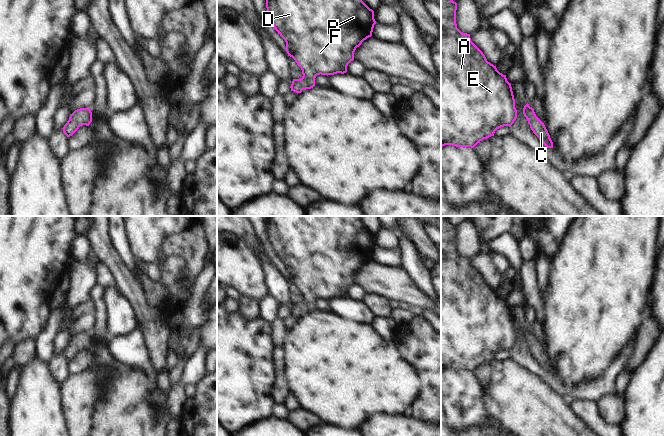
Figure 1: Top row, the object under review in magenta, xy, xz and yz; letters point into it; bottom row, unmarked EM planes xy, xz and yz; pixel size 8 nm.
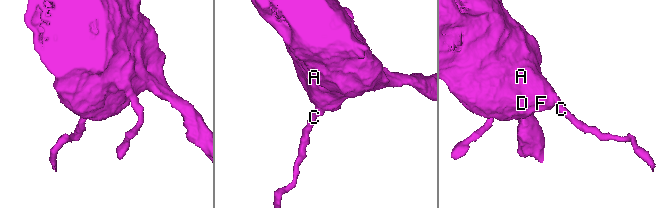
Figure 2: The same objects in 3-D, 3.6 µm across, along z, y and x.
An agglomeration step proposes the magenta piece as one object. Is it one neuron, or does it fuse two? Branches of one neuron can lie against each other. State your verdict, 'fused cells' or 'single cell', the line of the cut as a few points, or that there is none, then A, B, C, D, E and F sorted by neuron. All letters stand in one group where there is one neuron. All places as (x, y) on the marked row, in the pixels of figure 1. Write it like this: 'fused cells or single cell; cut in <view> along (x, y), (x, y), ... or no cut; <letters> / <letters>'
single cell; no cut; A B C D E F

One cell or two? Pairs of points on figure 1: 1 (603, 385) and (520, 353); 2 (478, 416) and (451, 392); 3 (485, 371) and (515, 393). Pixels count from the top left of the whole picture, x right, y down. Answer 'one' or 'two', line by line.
1: one
2: one
3: one

